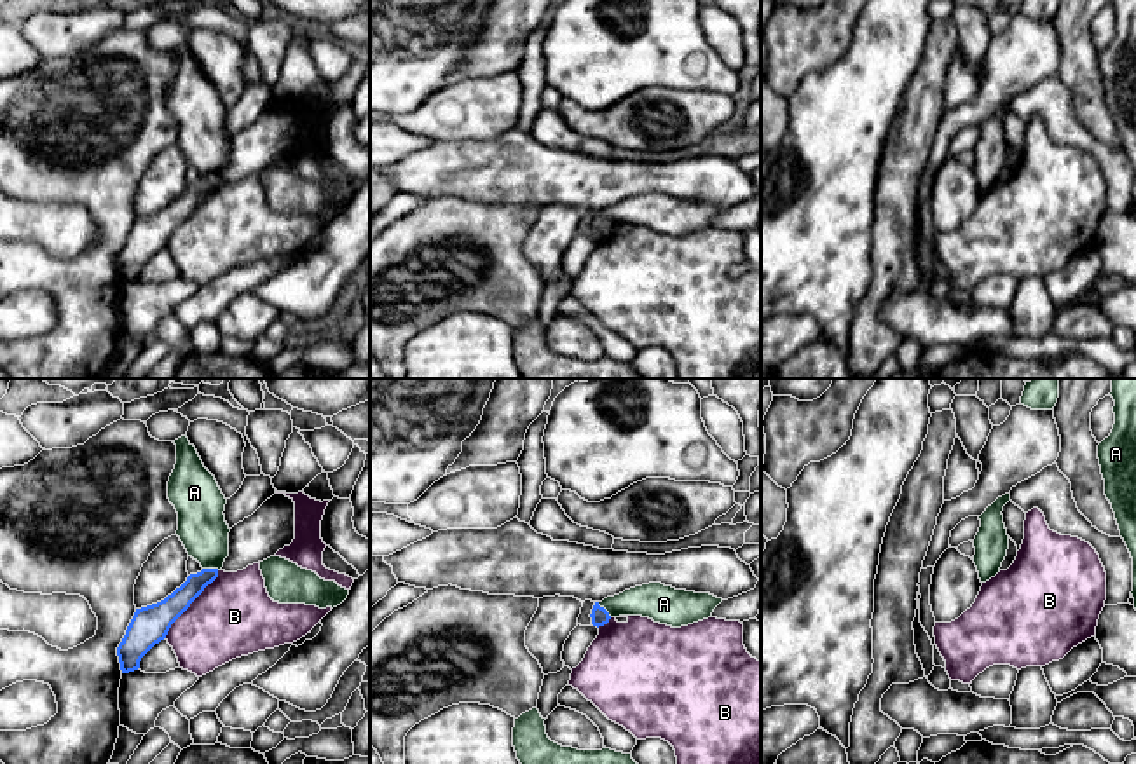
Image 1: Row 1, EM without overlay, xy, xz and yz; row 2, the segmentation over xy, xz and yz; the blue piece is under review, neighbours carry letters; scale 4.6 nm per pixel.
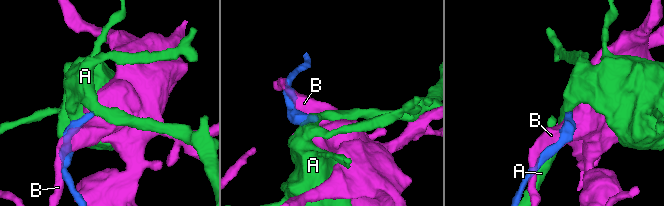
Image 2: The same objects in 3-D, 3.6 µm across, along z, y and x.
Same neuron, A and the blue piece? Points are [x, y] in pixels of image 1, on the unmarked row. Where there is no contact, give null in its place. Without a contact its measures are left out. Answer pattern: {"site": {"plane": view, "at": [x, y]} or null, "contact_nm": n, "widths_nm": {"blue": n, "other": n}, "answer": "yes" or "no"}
{"site": {"plane": "xz", "at": [604, 218]}, "contact_nm": 100, "widths_nm": {"blue": 80, "other": 170}, "answer": "no"}

